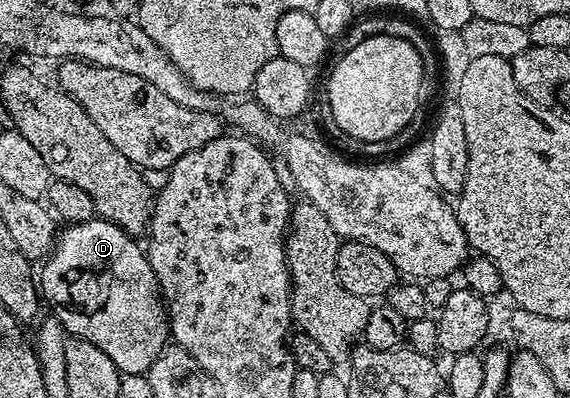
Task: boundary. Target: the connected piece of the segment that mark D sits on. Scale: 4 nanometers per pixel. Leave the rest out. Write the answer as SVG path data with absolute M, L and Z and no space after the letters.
M94 218L82 224L68 225L58 235L57 243L54 244L52 252L49 253L44 263L40 265L39 292L43 297L44 303L48 307L49 304L53 307L52 315L65 327L65 331L70 337L86 340L87 342L95 342L95 346L99 346L99 350L103 350L103 354L107 354L107 358L111 358L111 362L115 362L115 366L123 374L139 374L143 376L148 373L149 368L155 362L155 358L159 358L165 350L171 333L169 331L168 313L161 295L161 287L157 284L157 275L155 270L151 270L151 262L149 261L146 249L142 245L140 248L137 244L140 243L134 237L128 236L123 229L115 226L109 220Z

